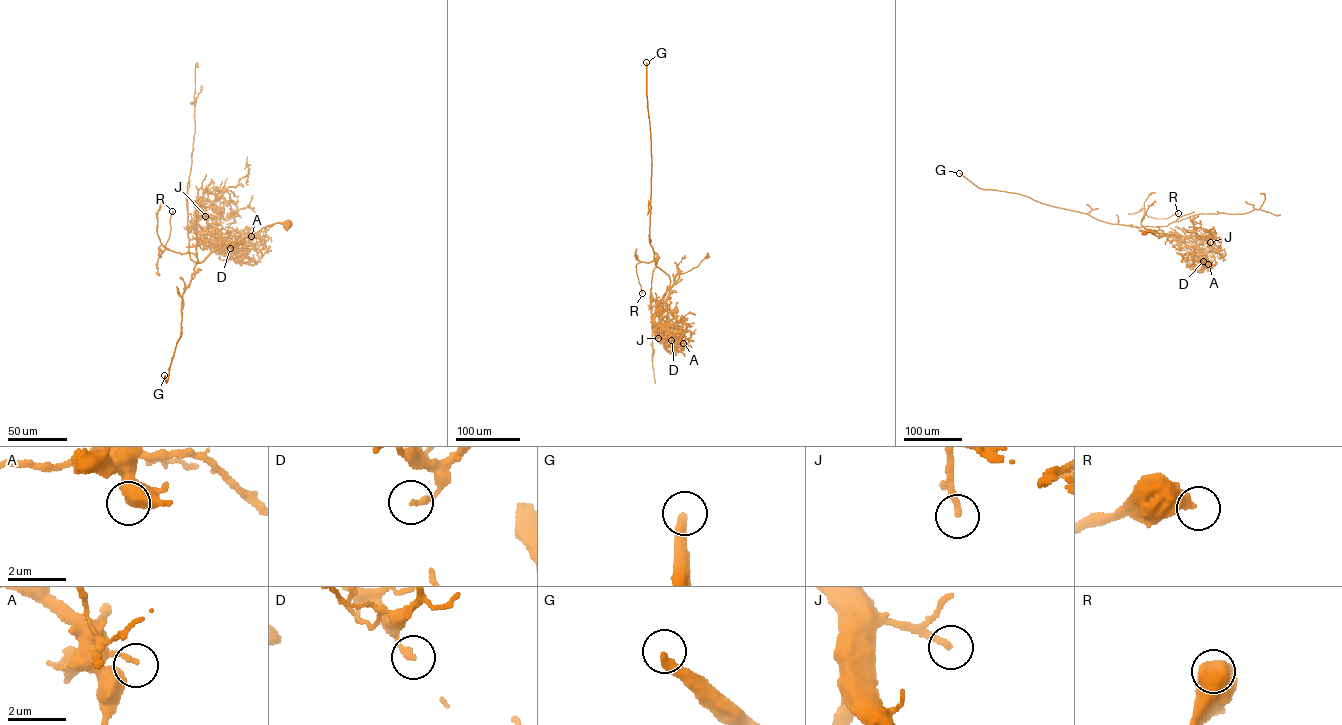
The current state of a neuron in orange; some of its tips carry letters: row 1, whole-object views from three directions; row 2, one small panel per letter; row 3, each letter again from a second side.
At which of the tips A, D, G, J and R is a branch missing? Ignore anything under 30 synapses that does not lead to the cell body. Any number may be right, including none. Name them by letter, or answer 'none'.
G, J

